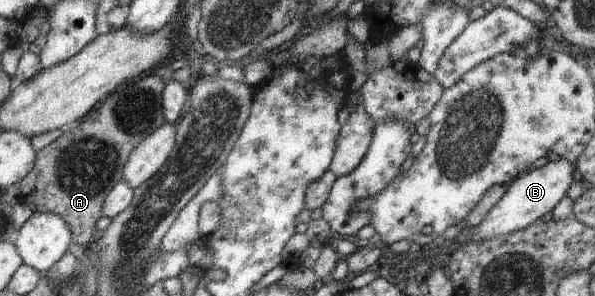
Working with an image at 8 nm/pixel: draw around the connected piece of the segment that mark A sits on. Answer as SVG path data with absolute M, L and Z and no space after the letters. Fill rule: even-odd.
M150 71L147 75L149 77L143 75L139 79L129 80L129 83L125 82L125 85L117 86L104 101L88 111L81 120L64 126L60 138L36 152L33 169L16 183L21 193L19 197L21 204L28 205L37 214L51 212L64 218L72 233L72 243L85 248L90 244L95 224L102 217L103 202L113 187L122 180L123 168L130 153L166 122L161 103L161 94L166 85L159 72Z

